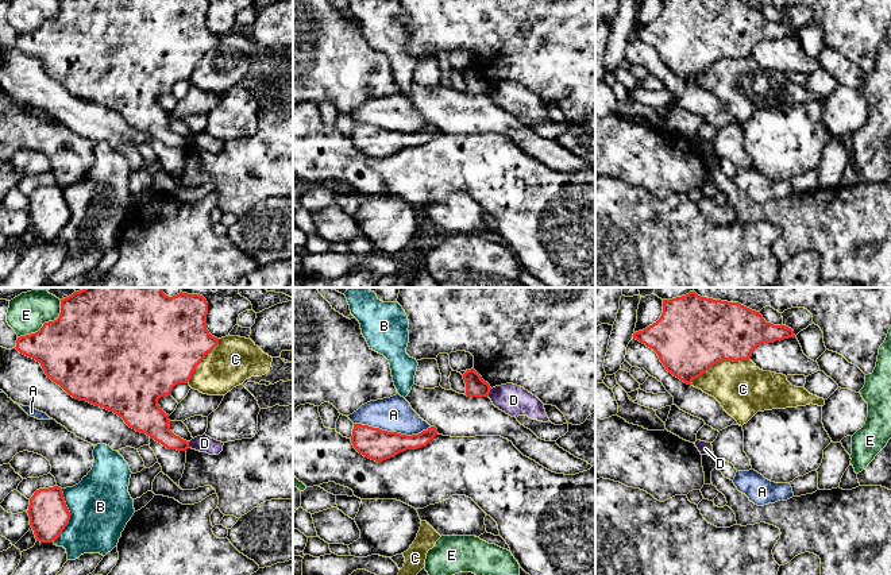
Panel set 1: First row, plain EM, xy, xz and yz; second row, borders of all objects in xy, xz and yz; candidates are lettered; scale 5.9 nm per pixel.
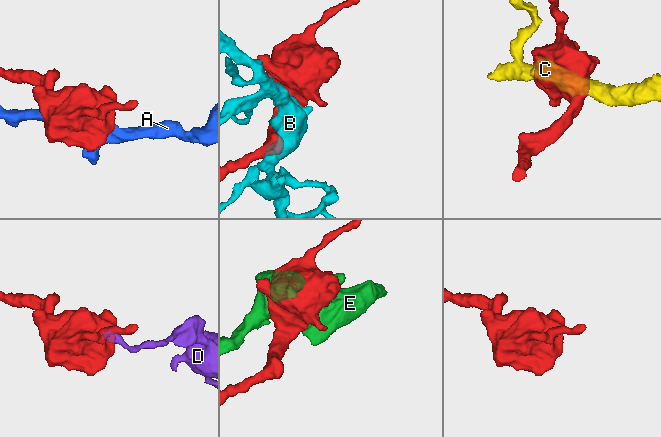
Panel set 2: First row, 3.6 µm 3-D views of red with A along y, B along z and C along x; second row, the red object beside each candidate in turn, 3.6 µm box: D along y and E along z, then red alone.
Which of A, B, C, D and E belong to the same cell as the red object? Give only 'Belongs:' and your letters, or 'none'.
Belongs: none

